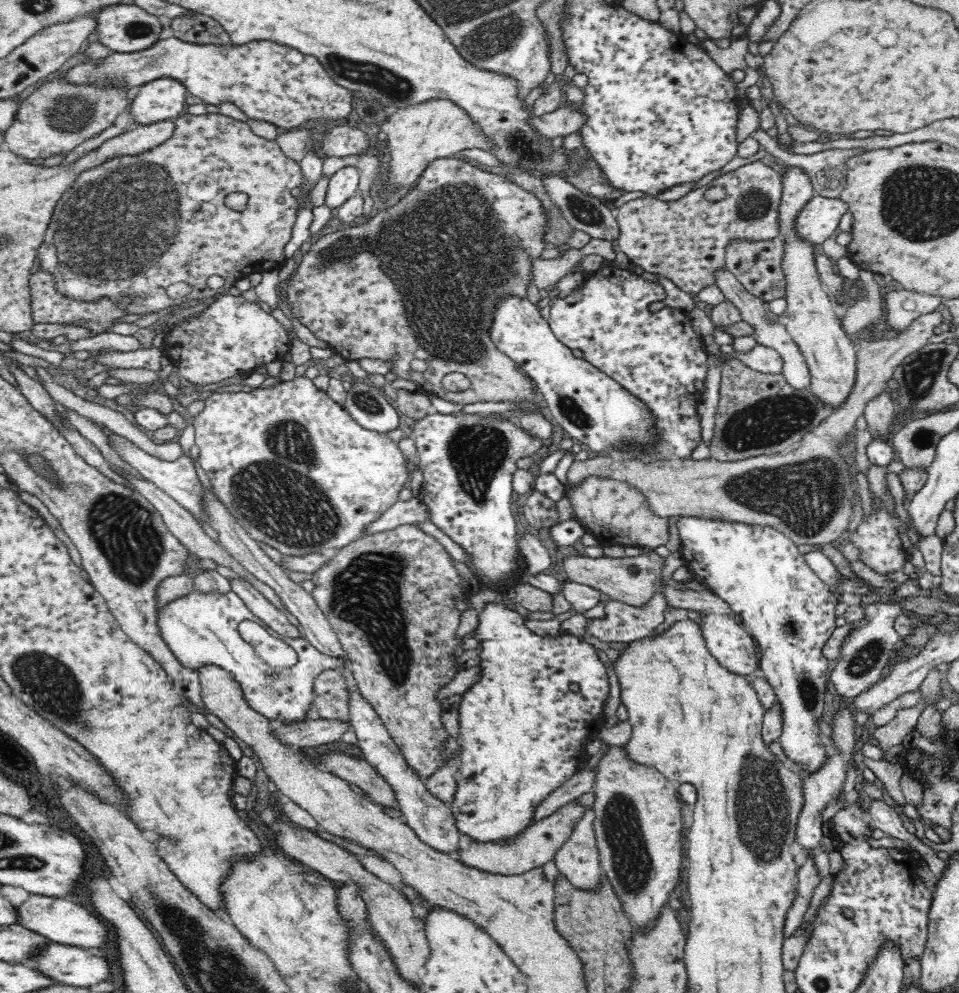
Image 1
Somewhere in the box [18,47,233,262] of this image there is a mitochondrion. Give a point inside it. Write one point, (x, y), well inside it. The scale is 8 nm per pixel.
(68, 114)

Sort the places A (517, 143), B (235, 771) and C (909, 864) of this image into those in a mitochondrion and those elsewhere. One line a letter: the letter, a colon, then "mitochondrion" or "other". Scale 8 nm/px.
A: mitochondrion
B: other
C: other

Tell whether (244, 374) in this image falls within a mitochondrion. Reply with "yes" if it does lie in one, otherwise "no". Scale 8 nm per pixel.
no

